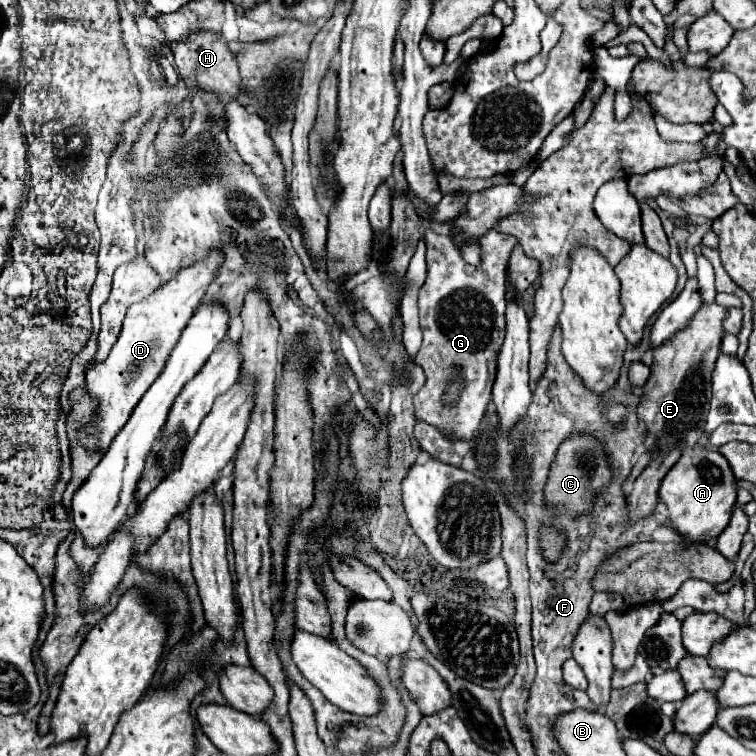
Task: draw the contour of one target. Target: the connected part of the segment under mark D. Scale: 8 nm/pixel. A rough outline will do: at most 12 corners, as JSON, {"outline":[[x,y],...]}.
{"outline":[[221,252],[127,310],[77,438],[107,452],[161,374],[213,282]]}

